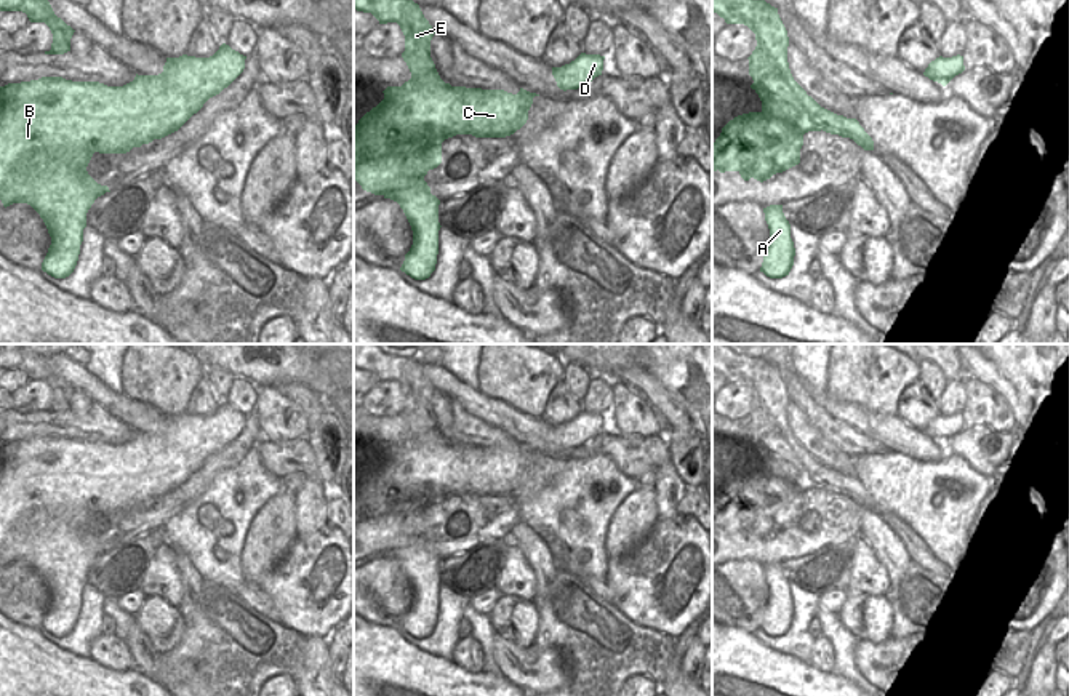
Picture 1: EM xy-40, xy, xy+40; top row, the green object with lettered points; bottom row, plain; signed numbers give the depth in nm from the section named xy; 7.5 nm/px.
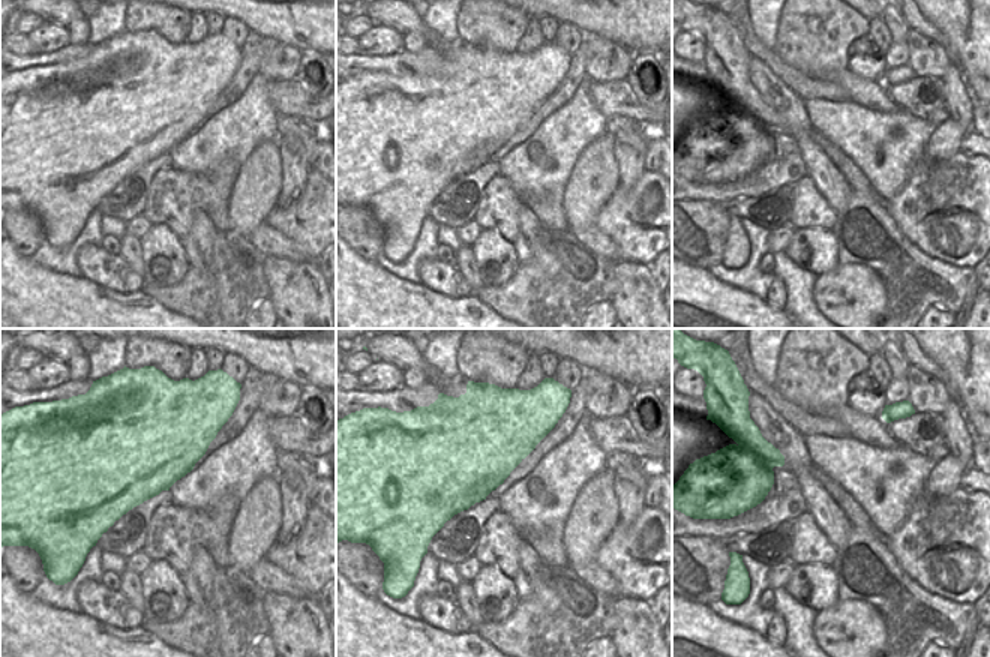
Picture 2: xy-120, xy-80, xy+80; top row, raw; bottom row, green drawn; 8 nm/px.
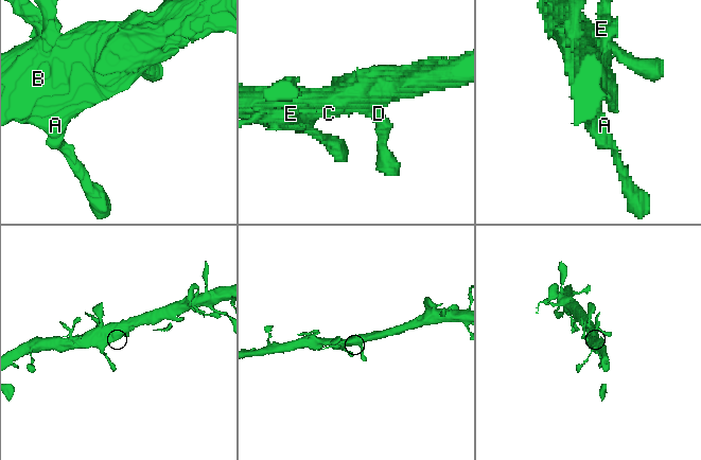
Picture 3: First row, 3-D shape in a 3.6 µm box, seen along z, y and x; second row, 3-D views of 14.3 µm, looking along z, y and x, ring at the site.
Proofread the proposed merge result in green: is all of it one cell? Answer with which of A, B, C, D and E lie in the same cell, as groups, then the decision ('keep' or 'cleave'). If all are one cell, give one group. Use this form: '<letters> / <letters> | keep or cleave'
A B C D / E | cleave

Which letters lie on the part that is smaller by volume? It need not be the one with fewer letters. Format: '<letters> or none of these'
E

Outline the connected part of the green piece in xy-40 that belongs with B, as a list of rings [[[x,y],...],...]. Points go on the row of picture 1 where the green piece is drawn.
[[[222,43],[210,58],[182,54],[166,58],[158,75],[138,75],[123,86],[107,86],[99,82],[72,82],[62,77],[8,83],[0,86],[0,200],[3,206],[13,203],[30,205],[43,219],[51,245],[42,262],[42,270],[54,278],[69,277],[78,261],[86,213],[107,186],[98,184],[86,171],[94,152],[126,154],[154,139],[178,131],[203,104],[227,88],[245,69],[246,56]]]

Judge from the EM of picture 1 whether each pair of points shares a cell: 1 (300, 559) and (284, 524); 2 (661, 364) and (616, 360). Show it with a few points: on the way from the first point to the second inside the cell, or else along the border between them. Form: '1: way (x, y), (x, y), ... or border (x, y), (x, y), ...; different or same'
1: border (296, 536), (287, 554), (269, 572); different
2: border (647, 360), (648, 368); different

